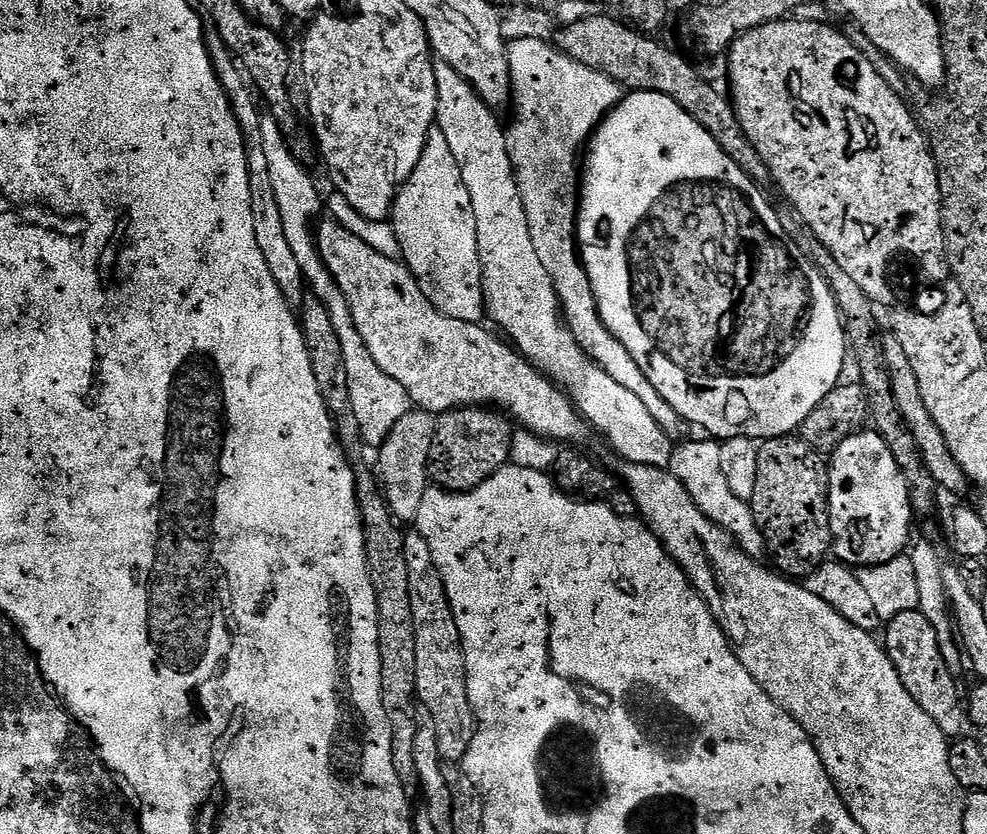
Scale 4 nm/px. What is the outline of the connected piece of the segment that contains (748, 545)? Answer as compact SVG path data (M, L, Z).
M712 438L694 439L681 443L673 451L671 467L674 469L674 475L684 483L686 490L703 510L705 516L709 516L716 524L720 524L732 533L737 544L748 555L759 557L765 551L764 537L760 535L760 528L756 524L749 501L738 498L734 494L734 490L730 490L730 486L726 482L726 474L722 474L720 444Z

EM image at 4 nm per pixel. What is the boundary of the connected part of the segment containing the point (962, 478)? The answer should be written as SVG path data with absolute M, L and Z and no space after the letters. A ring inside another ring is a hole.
M888 332L883 335L882 344L884 346L887 368L891 374L897 408L900 410L905 424L907 424L909 430L914 434L914 439L919 446L920 455L924 460L925 466L927 466L927 470L929 470L929 474L933 476L937 487L940 487L943 491L946 489L958 492L964 489L965 486L968 486L967 476L962 468L958 466L958 462L953 457L953 454L950 453L942 430L938 428L938 424L934 422L934 418L930 417L930 412L926 408L924 400L922 400L917 374L910 363L910 358L907 357L906 350L902 347L902 342L898 340L896 335Z

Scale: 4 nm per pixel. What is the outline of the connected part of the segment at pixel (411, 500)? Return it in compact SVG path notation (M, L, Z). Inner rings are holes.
M410 411L402 418L402 422L398 422L398 426L394 426L394 430L390 430L386 442L378 449L380 456L378 480L382 485L382 495L388 501L388 511L397 521L414 522L418 518L418 510L422 510L422 498L430 487L426 465L432 443L438 434L436 420L437 417L431 412Z

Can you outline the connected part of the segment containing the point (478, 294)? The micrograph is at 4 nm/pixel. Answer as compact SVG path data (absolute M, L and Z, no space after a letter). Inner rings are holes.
M437 125L429 130L422 158L392 201L390 225L399 255L428 301L450 318L471 324L483 321L486 315L474 210L456 159Z

